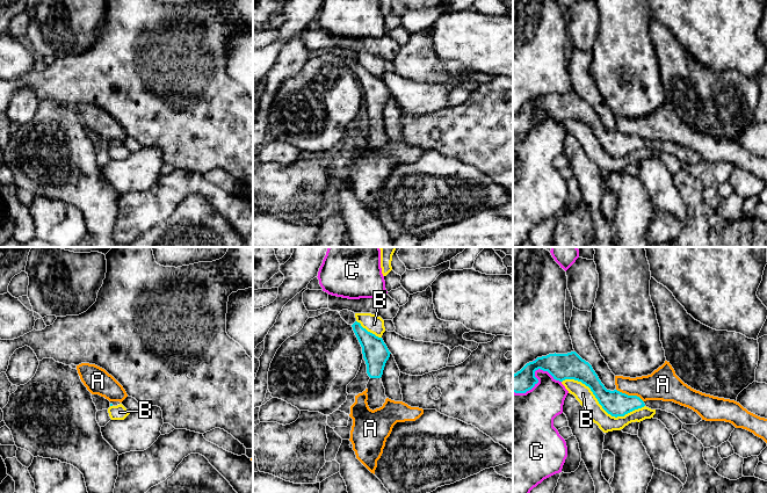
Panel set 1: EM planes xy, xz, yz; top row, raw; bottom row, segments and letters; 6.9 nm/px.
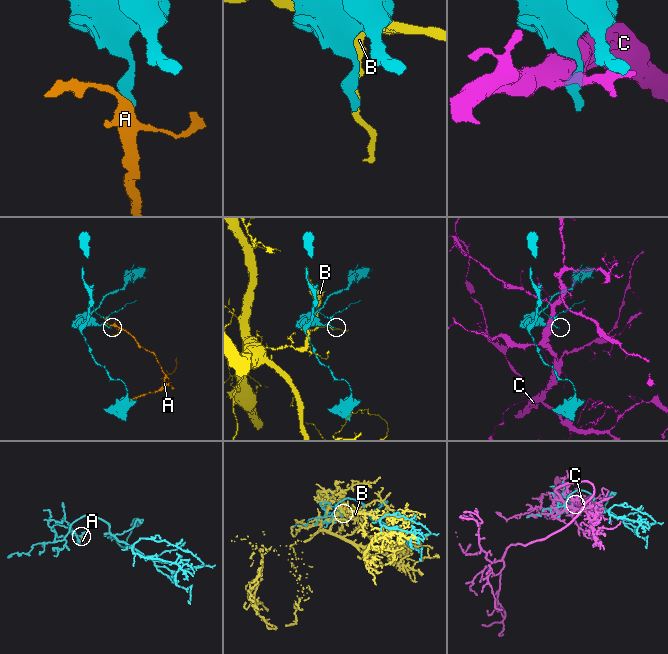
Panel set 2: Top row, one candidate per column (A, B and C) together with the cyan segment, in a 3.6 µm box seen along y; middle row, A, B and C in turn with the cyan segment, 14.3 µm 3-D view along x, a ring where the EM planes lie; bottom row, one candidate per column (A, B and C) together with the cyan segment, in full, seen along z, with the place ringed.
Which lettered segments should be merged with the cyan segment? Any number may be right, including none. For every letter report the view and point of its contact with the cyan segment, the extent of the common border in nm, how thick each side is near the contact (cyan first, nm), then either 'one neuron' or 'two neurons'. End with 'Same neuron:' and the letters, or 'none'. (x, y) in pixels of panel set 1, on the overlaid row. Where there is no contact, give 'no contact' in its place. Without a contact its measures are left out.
A: meets cyan in yz at (630, 396); contact 220 nm long; 170 nm thick on the cyan side, 220 nm on the other; two neurons
B: meets cyan in yz at (600, 404); contact 600 nm long; 170 nm thick on the cyan side, 120 nm on the other; two neurons
C: meets cyan in yz at (534, 376); contact 340 nm long; 180 nm thick on the cyan side, 300 nm on the other; two neurons
Same neuron: none

